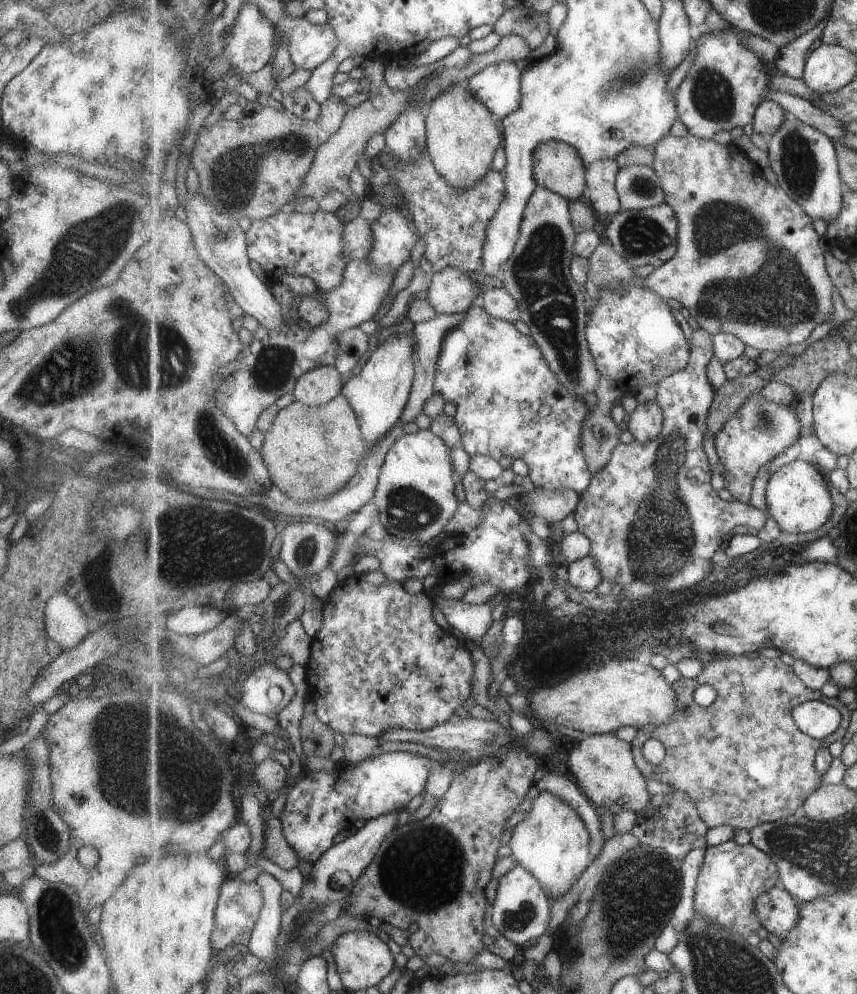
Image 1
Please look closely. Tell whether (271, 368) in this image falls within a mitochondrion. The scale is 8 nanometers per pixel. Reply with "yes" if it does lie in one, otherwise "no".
yes

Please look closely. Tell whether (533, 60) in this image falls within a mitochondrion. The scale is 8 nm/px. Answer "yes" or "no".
no

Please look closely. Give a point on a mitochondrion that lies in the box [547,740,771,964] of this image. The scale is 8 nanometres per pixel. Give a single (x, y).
(633, 916)

